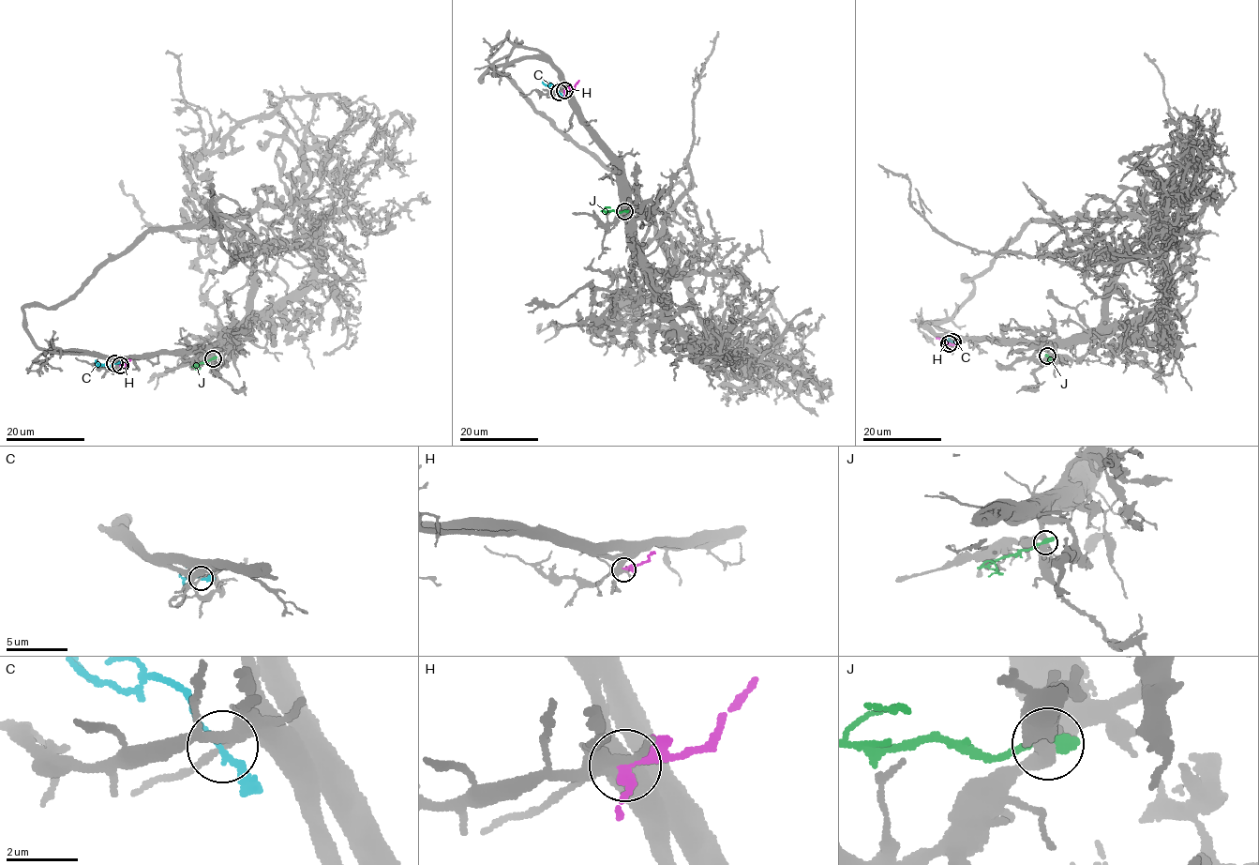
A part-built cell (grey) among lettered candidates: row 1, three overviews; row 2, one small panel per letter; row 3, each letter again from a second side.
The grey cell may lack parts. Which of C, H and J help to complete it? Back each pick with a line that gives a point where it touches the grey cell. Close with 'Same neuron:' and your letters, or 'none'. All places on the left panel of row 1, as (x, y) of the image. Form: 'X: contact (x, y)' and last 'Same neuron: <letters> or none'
H: contact (120, 365)
Same neuron: H

